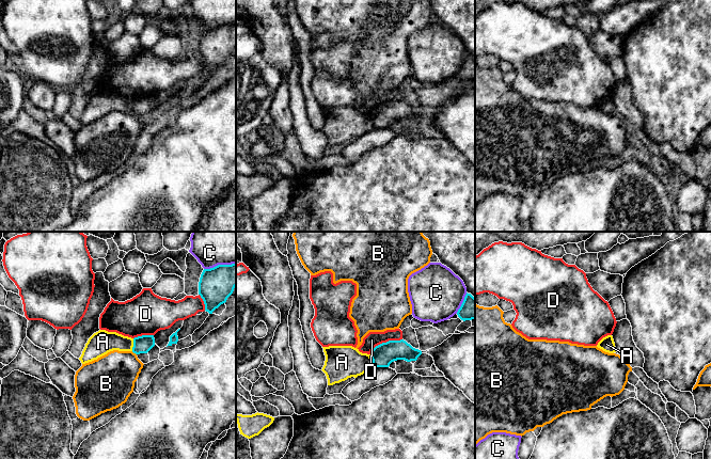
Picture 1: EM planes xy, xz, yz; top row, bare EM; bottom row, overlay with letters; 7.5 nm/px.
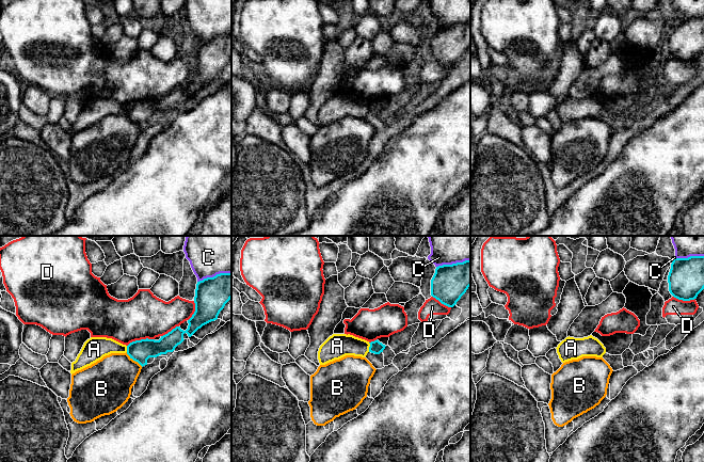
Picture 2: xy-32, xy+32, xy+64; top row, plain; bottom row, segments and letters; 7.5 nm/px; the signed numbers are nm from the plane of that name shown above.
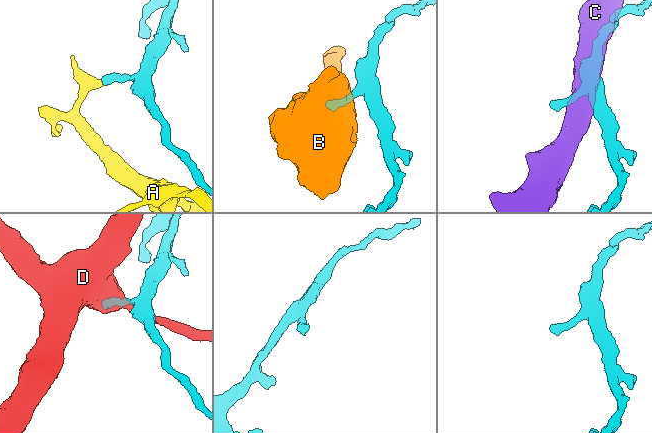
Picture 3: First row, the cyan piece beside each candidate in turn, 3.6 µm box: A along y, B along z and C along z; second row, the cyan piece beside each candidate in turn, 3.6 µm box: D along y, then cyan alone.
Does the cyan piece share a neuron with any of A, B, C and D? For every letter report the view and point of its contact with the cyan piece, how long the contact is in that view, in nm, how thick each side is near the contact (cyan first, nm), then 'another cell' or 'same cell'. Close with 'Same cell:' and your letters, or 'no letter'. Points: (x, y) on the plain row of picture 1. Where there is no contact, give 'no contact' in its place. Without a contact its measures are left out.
A: meets cyan in xy at (133, 106); contact 100 nm long; 130 nm thick on the cyan side, 180 nm on the other; another cell
B: meets cyan in xy at (133, 113); contact 50 nm long; 130 nm thick on the cyan side, 360 nm on the other; another cell
C: meets cyan in xy at (219, 26); contact 240 nm long; 260 nm thick on the cyan side, 220 nm on the other; another cell
D: meets cyan in xz at (384, 104); contact 280 nm long; 170 nm thick on the cyan side, 110 nm on the other; another cell
Same cell: no letter

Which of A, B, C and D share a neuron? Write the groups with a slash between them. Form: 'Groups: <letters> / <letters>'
Groups: A / B / C / D

